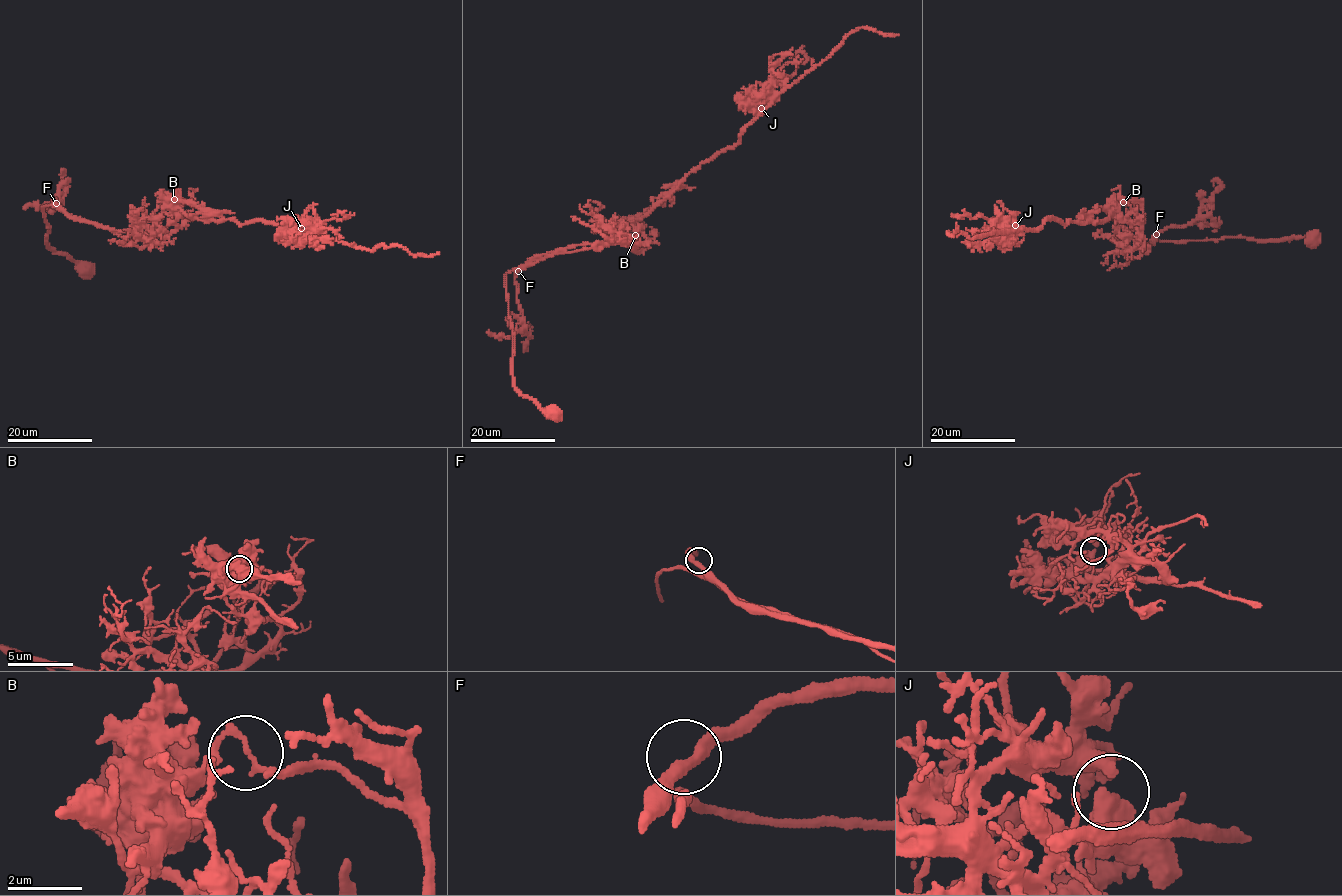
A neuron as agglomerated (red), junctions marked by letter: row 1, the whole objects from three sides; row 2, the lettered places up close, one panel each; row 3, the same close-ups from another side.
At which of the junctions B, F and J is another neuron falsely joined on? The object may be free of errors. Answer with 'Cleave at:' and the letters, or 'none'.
Cleave at: B

